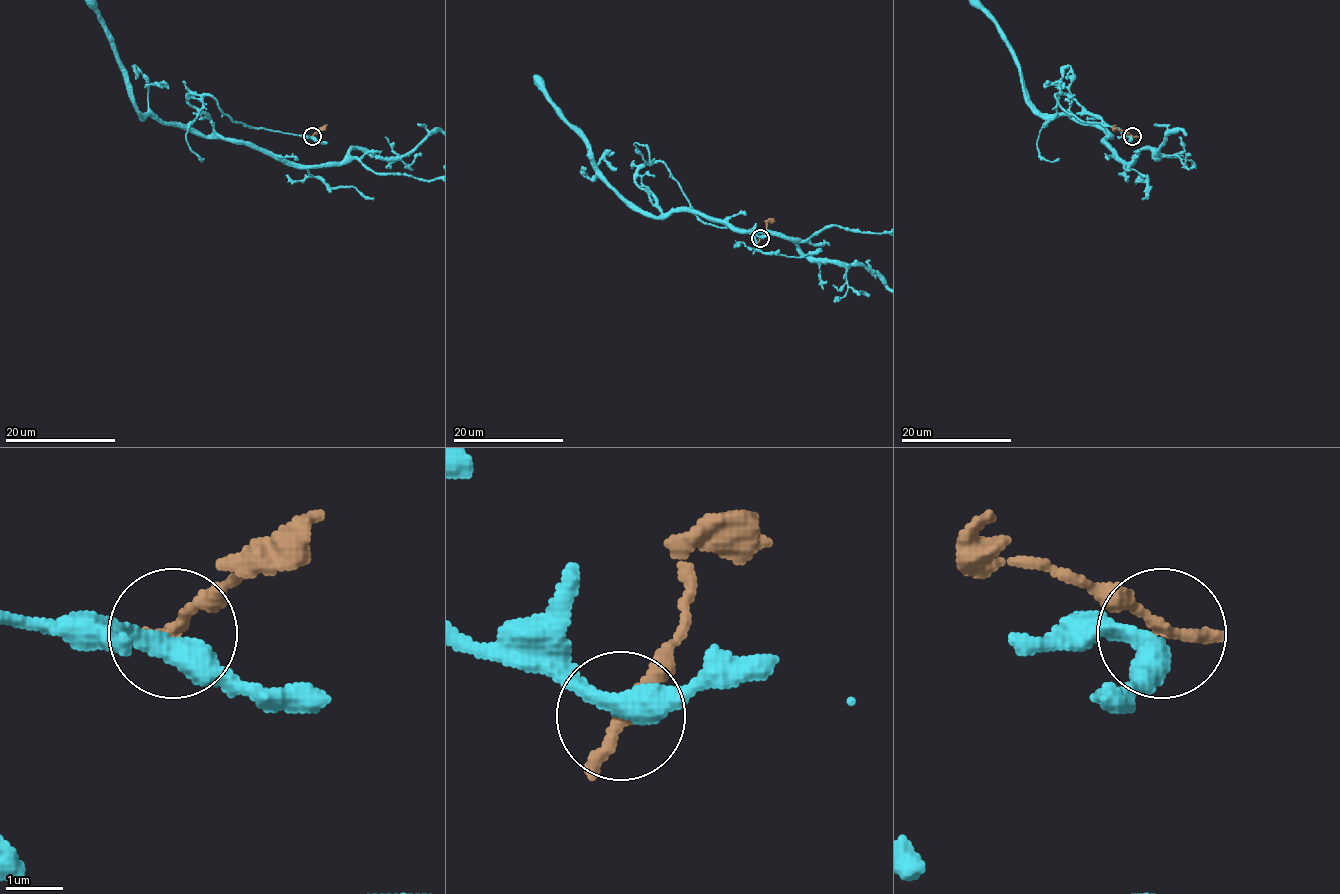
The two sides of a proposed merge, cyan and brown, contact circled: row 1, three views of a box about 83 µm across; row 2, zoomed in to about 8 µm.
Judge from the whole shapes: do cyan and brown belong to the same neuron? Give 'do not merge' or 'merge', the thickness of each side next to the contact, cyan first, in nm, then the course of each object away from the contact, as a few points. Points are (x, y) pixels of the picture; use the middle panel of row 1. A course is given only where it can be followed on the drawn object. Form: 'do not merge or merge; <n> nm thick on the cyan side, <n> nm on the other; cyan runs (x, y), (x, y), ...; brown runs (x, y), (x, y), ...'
do not merge; 400 nm thick on the cyan side, 280 nm on the other; cyan runs (760, 237), (705, 223), (659, 161), (637, 175), (660, 208), (644, 215); brown runs (760, 237), (767, 223), (775, 221)

